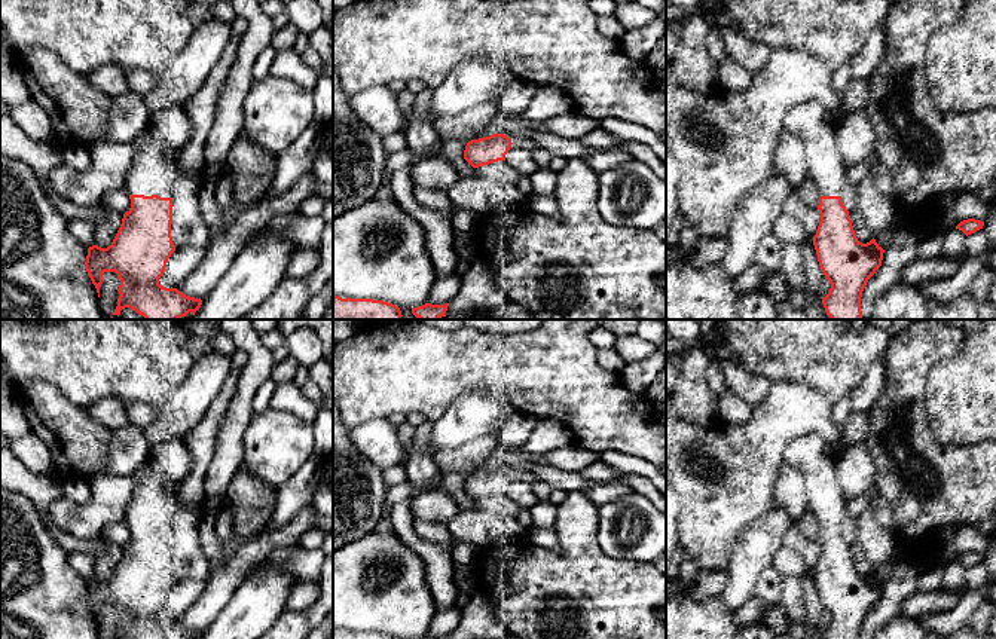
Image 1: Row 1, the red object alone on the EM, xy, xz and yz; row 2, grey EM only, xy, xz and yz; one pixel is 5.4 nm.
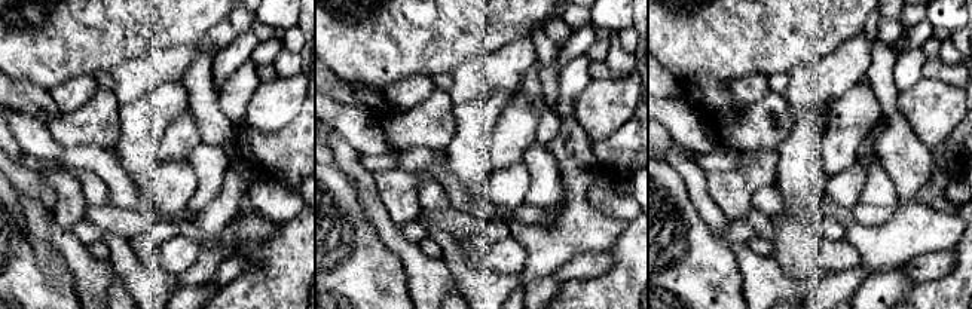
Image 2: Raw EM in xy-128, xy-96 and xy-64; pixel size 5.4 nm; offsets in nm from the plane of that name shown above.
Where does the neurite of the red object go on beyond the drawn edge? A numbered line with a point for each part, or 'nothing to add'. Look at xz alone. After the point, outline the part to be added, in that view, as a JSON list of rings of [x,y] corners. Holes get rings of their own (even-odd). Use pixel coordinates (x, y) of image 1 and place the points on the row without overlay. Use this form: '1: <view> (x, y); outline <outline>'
nothing to add

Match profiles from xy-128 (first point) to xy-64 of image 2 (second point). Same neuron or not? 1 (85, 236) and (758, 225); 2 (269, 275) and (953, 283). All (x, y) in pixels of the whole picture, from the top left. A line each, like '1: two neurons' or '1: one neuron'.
1: two neurons
2: one neuron

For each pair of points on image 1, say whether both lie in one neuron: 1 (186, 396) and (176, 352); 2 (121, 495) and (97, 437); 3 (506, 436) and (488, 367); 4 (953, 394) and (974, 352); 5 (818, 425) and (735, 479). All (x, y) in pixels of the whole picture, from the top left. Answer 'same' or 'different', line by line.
1: different
2: different
3: different
4: same
5: same

